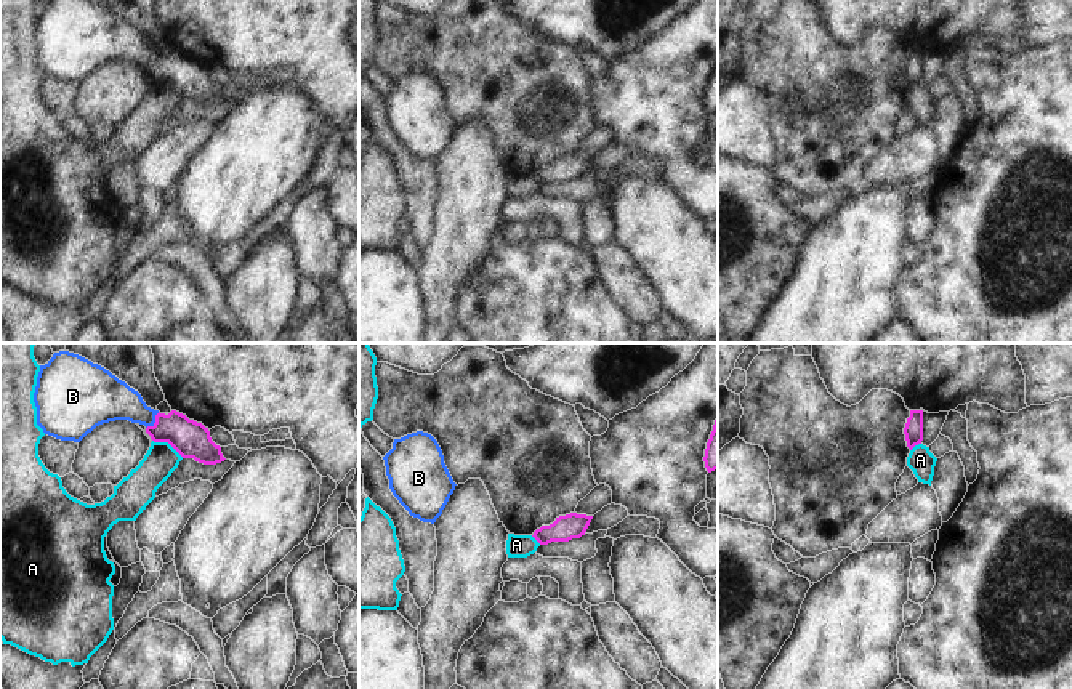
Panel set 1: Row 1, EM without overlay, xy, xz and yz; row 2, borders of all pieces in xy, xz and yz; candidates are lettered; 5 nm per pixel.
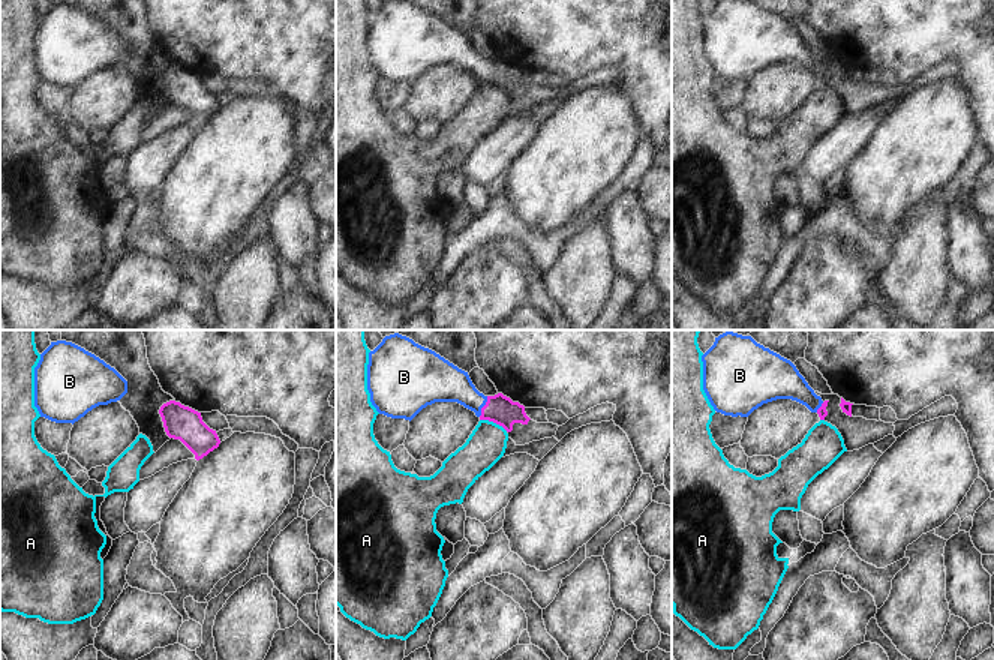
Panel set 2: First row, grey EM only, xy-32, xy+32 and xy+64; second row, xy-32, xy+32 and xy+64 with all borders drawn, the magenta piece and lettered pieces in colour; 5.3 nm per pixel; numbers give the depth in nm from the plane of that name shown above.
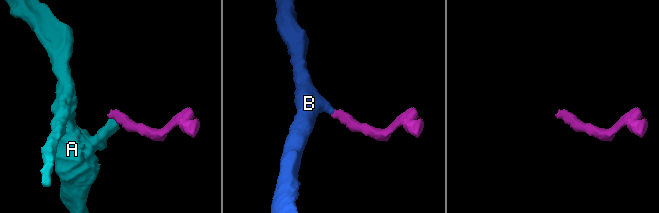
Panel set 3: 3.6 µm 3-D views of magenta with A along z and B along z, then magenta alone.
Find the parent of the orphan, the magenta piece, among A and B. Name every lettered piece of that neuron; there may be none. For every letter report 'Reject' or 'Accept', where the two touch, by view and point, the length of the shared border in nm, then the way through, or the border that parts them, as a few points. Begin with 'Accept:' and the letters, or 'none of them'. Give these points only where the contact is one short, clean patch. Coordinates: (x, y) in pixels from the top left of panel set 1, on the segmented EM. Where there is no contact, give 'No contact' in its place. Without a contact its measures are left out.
Accept: B
A: Reject. Touches magenta at xy (169, 443). Shared border 180 nm. Boundary: xy (153, 439), (169, 443), (183, 457)
B: Accept. Touches magenta at xy (156, 422). Shared border 110 nm. Path across: xy (191, 439), (156, 422), (128, 404), (112, 399).

